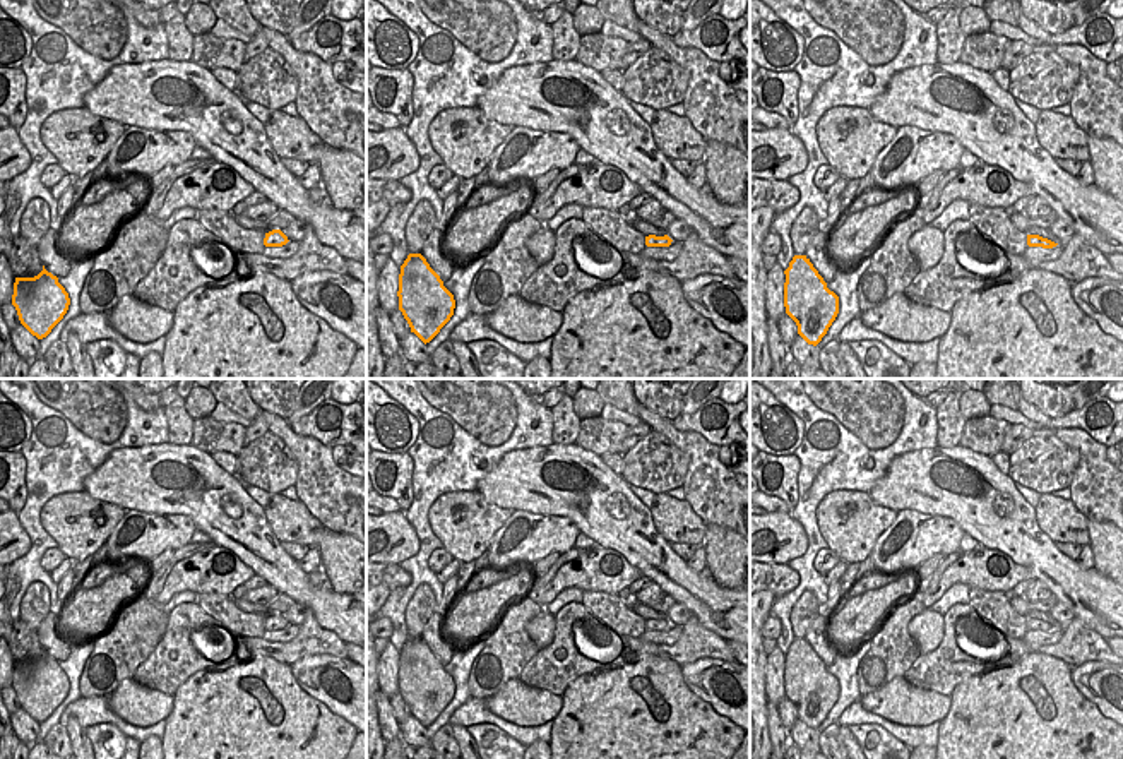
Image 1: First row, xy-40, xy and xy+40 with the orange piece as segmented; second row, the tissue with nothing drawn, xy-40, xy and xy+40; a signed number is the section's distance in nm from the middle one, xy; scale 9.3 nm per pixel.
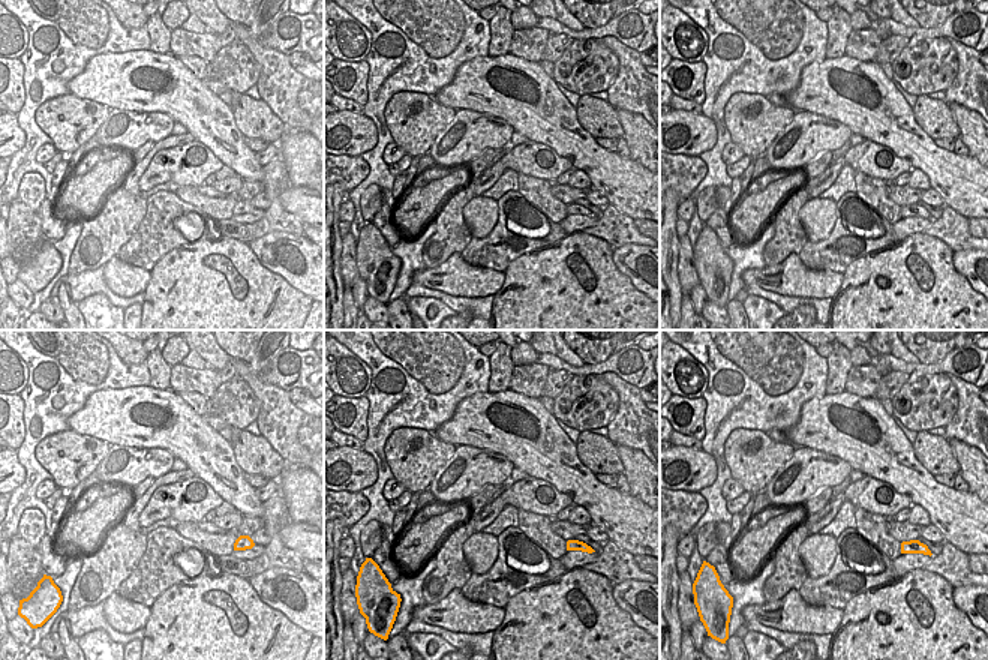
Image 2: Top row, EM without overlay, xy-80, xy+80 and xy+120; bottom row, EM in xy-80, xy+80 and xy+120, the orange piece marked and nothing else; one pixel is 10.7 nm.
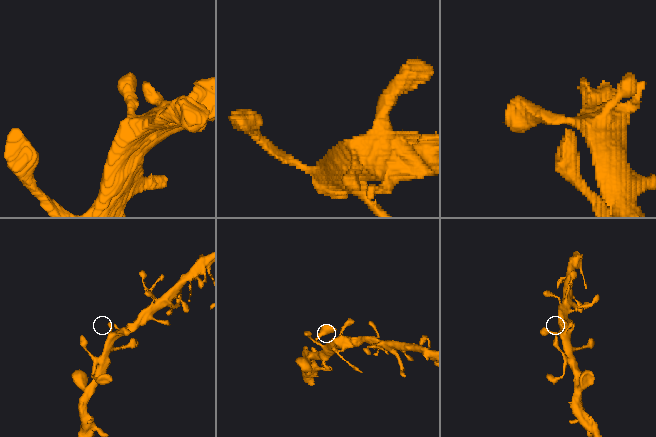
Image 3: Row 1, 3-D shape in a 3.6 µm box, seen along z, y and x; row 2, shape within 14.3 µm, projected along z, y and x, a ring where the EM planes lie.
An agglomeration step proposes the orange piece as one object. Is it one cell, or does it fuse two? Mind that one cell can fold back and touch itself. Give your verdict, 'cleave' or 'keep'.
keep

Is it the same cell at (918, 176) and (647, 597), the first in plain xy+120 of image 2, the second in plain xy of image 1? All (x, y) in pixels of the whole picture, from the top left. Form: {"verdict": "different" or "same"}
{"verdict": "same"}

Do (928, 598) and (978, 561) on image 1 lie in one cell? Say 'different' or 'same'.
same

